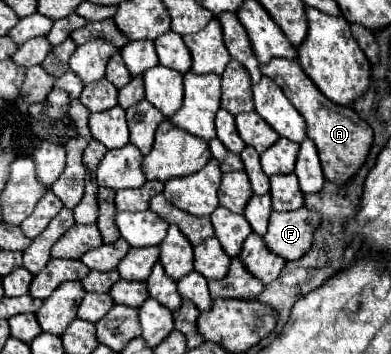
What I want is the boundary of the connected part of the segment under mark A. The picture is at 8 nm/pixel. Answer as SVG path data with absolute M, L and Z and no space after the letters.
M271 59L269 65L261 65L261 73L271 77L293 103L293 107L303 115L307 123L309 139L315 141L319 149L319 159L323 165L323 175L327 181L343 185L361 169L367 153L373 145L373 131L365 119L361 119L351 107L341 107L323 97L323 93L313 85L297 61Z

